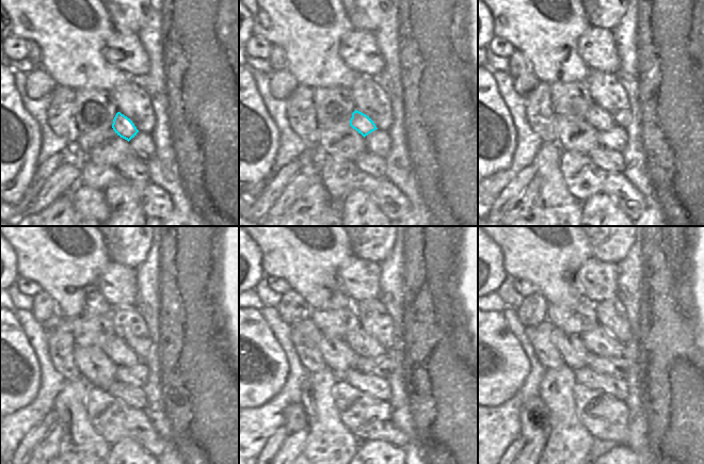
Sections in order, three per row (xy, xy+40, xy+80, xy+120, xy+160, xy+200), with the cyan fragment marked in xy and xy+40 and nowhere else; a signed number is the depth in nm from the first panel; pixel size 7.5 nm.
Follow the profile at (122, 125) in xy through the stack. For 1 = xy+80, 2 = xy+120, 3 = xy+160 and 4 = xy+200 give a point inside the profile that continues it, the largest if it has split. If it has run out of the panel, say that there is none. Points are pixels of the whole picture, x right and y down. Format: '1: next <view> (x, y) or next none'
1: next xy+80 (598, 118)
2: next xy+120 (118, 352)
3: next xy+160 (364, 345)
4: next xy+200 (597, 341)

